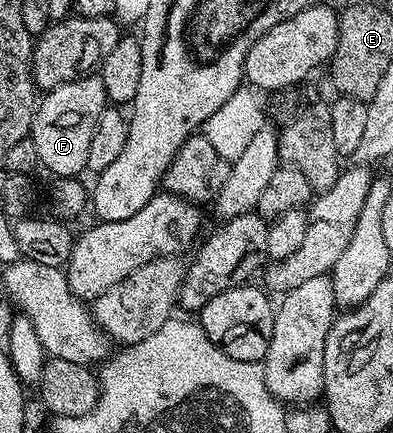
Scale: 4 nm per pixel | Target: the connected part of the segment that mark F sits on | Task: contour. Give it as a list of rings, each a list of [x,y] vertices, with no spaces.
[[[82,76],[48,91],[38,101],[33,112],[31,137],[37,161],[58,178],[76,178],[86,173],[87,151],[91,149],[91,135],[95,124],[105,111],[107,99],[103,80],[99,76]]]

